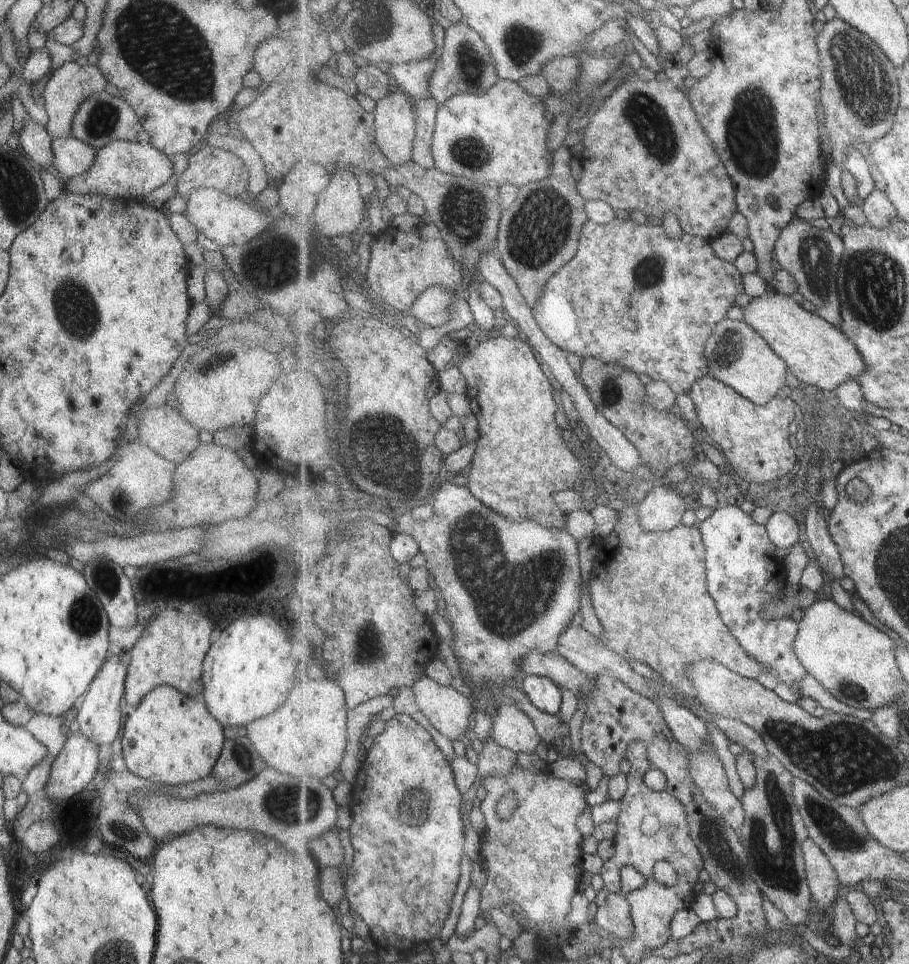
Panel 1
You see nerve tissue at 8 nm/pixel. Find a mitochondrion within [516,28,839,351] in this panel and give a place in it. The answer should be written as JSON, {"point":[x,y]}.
{"point":[751,139]}

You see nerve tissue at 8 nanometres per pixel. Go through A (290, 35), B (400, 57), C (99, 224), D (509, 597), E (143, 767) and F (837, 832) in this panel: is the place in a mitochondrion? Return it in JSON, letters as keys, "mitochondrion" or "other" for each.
{"A":"other","B":"other","C":"other","D":"mitochondrion","E":"other","F":"mitochondrion"}

